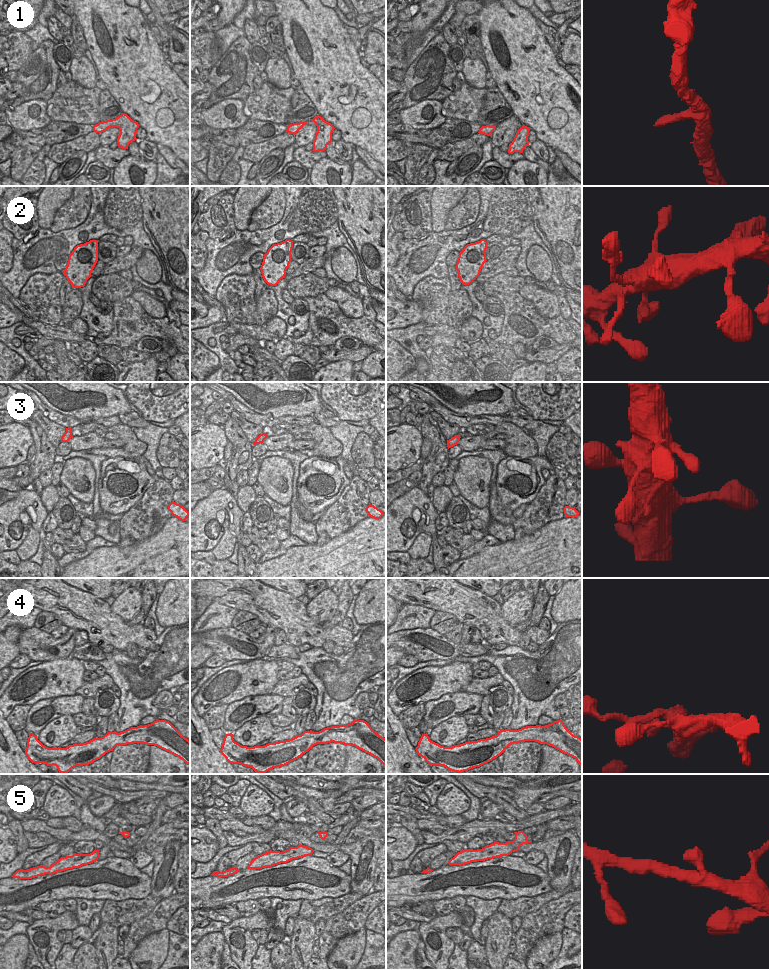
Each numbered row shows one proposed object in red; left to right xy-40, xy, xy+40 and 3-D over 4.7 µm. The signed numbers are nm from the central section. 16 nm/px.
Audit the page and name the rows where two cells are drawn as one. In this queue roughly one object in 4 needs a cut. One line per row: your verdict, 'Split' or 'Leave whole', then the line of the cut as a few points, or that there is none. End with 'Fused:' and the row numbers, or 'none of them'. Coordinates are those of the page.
1: Leave whole. No split
2: Leave whole. No split
3: Leave whole. No split
4: Leave whole. No split
5: Leave whole. No split
Fused: none of them.

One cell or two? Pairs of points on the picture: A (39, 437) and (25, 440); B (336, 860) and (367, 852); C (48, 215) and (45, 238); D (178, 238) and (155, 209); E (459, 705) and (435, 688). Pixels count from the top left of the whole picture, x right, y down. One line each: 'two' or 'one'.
A: two
B: two
C: two
D: one
E: two

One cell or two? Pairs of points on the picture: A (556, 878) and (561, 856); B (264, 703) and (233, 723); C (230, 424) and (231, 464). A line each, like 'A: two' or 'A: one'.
A: one
B: one
C: one

